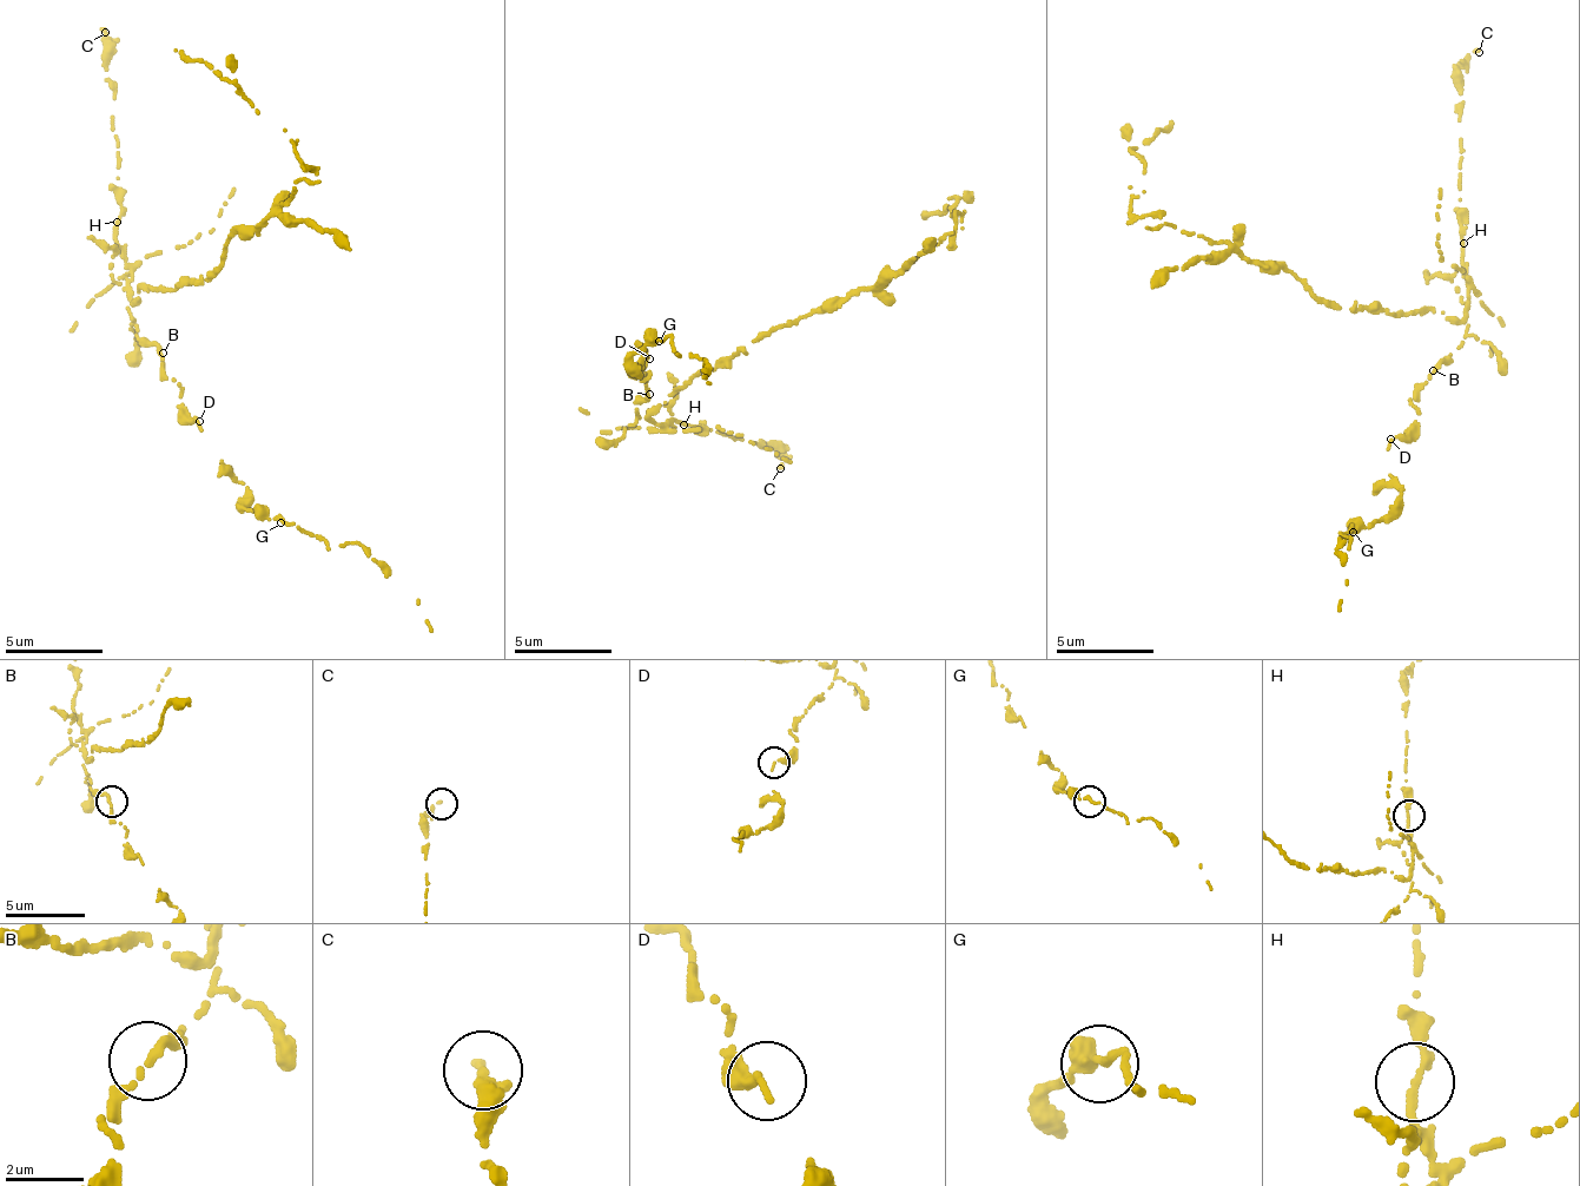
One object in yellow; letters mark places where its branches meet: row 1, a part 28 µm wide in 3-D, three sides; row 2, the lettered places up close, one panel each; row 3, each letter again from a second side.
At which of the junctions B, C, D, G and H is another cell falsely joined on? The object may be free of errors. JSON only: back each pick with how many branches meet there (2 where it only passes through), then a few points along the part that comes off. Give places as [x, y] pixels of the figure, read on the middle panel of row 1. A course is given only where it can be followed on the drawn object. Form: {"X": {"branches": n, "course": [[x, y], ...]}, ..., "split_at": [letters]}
{"H": {"branches": 2, "course": [[685, 426], [648, 421], [650, 409], [813, 311], [879, 289], [960, 212], [954, 197], [920, 213]]}, "split_at": ["H"]}

